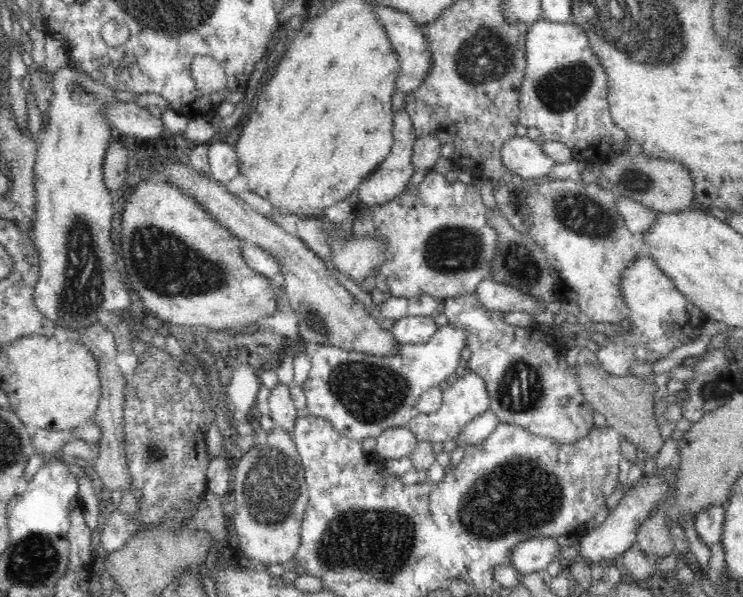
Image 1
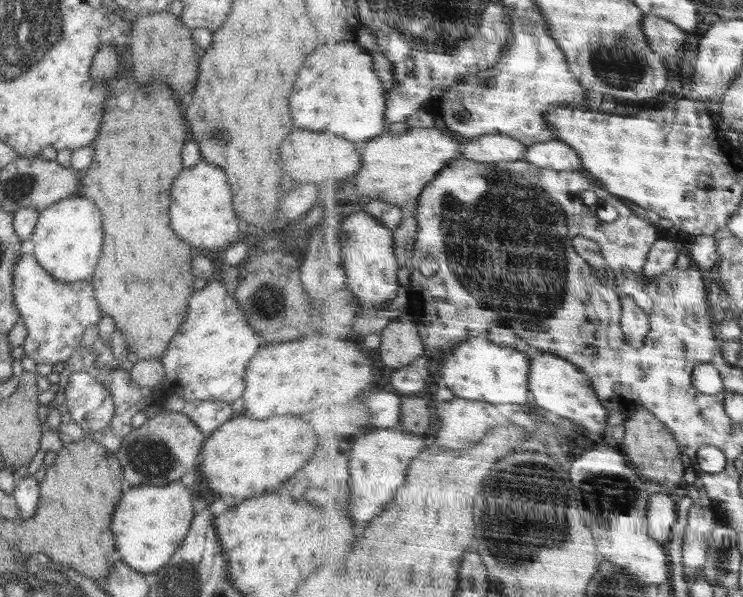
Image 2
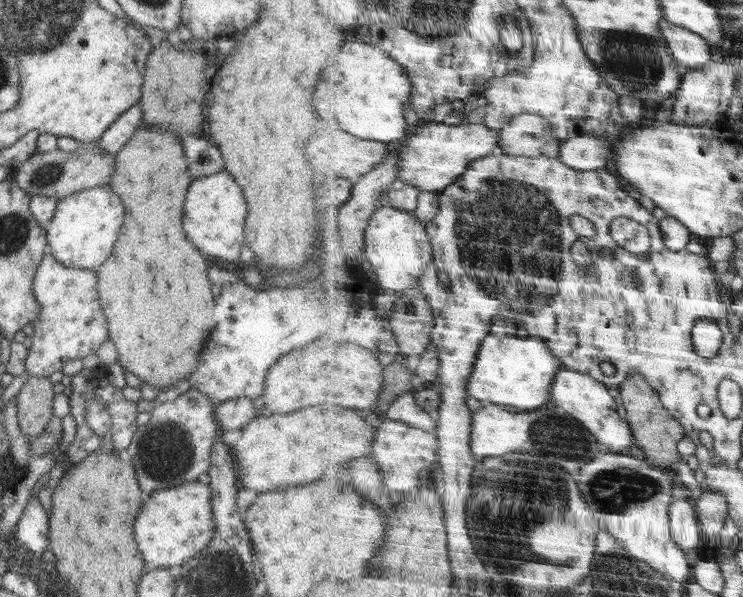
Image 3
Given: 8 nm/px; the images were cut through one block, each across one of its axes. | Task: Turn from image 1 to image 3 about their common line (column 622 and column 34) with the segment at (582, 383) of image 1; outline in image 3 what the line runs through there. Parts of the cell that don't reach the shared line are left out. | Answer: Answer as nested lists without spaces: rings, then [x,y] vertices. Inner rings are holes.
[[[29,375],[17,394],[17,416],[21,432],[33,438],[42,435],[53,416],[54,384],[49,377]]]

